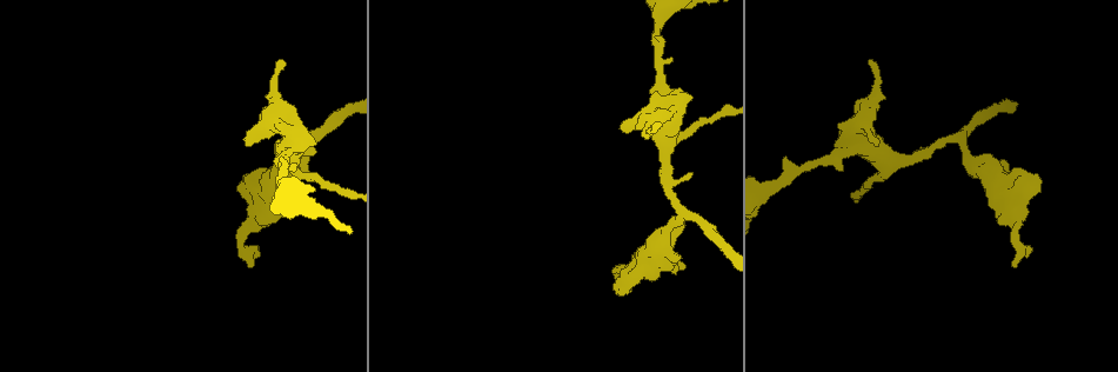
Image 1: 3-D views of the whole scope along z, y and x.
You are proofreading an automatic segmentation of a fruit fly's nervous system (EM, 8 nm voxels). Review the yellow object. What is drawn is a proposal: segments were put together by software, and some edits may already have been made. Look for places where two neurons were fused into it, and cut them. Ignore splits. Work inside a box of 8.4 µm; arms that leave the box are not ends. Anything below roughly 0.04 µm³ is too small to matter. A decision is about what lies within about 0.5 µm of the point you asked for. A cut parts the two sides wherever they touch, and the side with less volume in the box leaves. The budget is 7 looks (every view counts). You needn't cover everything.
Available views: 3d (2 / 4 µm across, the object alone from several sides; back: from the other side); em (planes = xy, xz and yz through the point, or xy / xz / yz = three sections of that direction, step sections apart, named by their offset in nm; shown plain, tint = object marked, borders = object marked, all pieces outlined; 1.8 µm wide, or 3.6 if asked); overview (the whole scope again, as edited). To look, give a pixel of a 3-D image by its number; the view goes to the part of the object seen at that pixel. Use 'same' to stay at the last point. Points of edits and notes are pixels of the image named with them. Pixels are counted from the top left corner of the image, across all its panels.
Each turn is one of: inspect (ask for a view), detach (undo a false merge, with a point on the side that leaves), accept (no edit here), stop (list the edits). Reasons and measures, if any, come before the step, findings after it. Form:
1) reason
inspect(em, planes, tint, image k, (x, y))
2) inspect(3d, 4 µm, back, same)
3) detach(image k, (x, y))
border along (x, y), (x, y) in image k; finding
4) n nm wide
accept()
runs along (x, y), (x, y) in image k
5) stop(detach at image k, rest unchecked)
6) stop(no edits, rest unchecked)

arms part here
inspect(em, 3.6 µm, xy, step 4, tint, image 1, (998, 184))

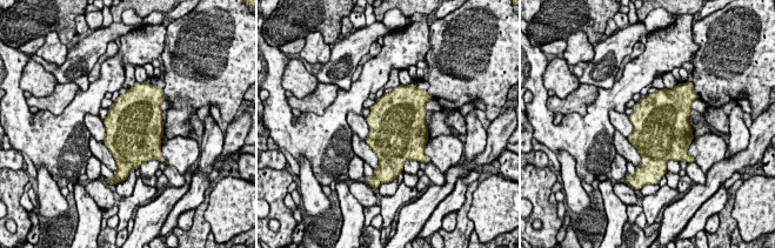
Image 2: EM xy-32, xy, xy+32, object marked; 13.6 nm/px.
another direction
inspect(em, 3.6 µm, planes, tint, same)

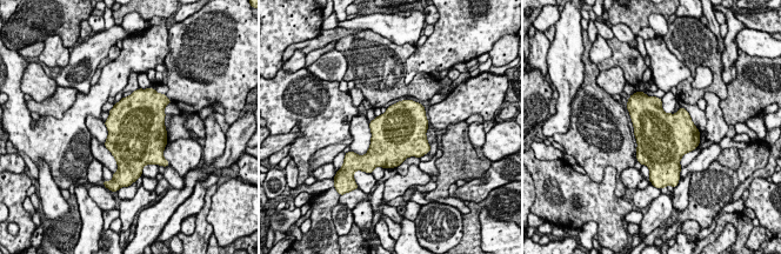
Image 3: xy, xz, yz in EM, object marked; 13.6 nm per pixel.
accept()
one neuron here

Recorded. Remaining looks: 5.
thick turns thin
inspect(3d, 4 µm, image 1, (658, 16))

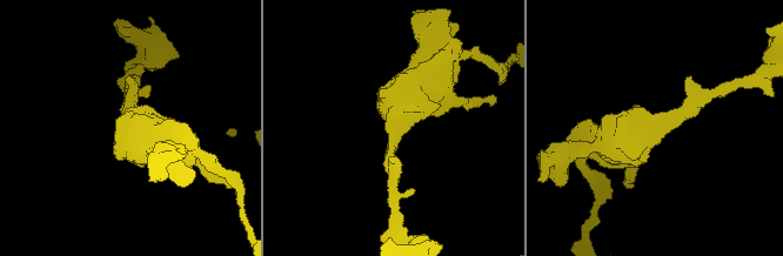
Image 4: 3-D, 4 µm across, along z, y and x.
arms of 220, 320 nm
inspect(em, 3.6 µm, yz, step 16, tint, image 4, (656, 123))

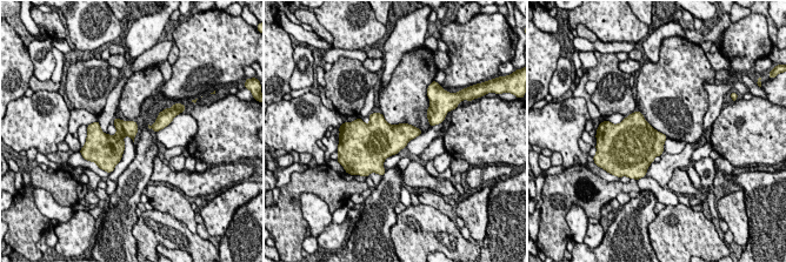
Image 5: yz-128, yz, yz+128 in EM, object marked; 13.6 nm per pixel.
inspect(em, 3.6 µm, planes, tint, same)

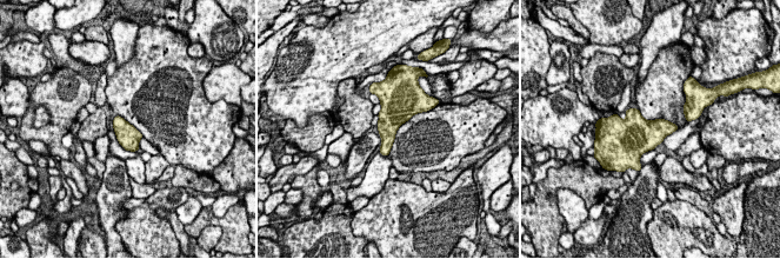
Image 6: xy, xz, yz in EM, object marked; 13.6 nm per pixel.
300 nm wide
accept()
one neuron here

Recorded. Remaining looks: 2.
abrupt turn
inspect(em, 3.6 µm, planes, tint, image 1, (855, 147))

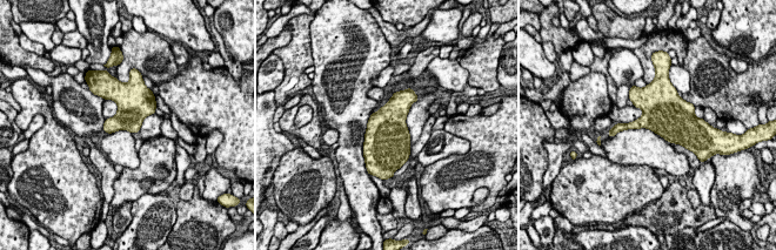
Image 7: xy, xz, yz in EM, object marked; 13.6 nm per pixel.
accept()
all the same neuron

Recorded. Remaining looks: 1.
stop(no edits, rest unchecked)

